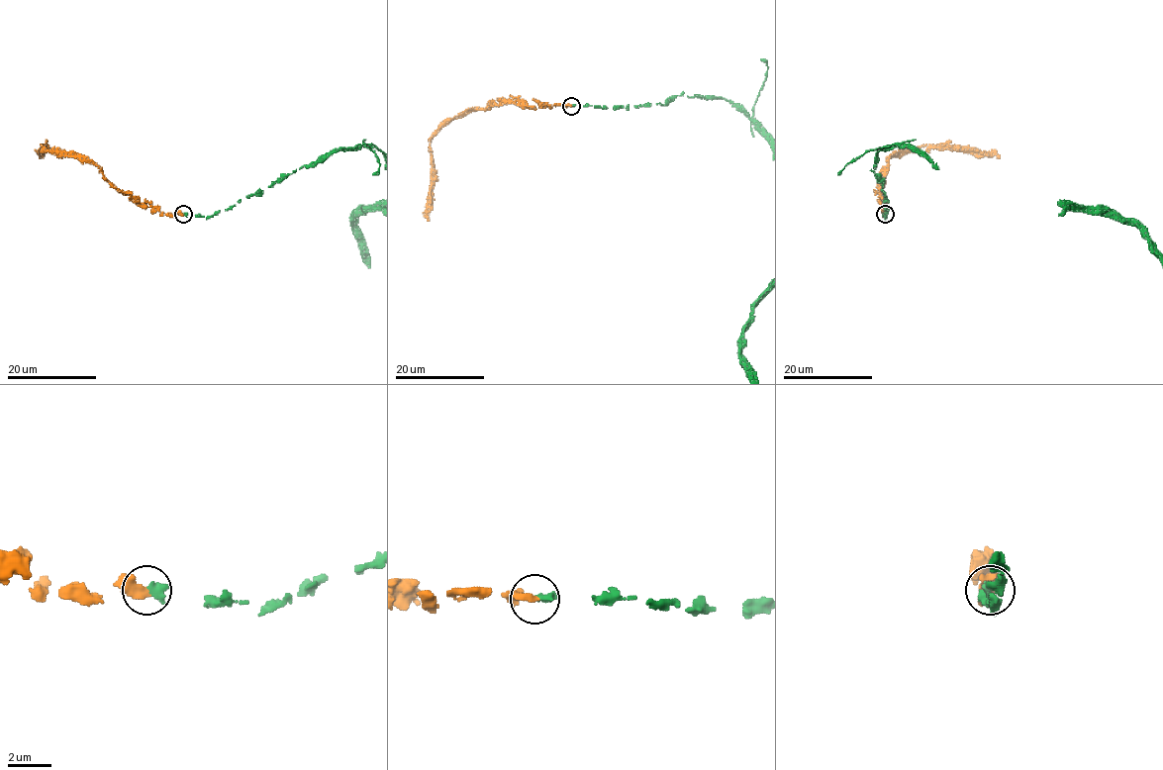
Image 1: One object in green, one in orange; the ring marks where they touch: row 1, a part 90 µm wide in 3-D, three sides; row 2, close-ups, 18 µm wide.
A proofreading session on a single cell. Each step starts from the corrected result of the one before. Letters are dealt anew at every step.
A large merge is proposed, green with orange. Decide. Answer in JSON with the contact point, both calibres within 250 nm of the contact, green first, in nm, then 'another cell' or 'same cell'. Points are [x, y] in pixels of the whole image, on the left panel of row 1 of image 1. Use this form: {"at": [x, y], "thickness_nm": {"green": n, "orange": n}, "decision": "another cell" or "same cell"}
{"at": [183, 214], "thickness_nm": {"green": 360, "orange": 440}, "decision": "same cell"}

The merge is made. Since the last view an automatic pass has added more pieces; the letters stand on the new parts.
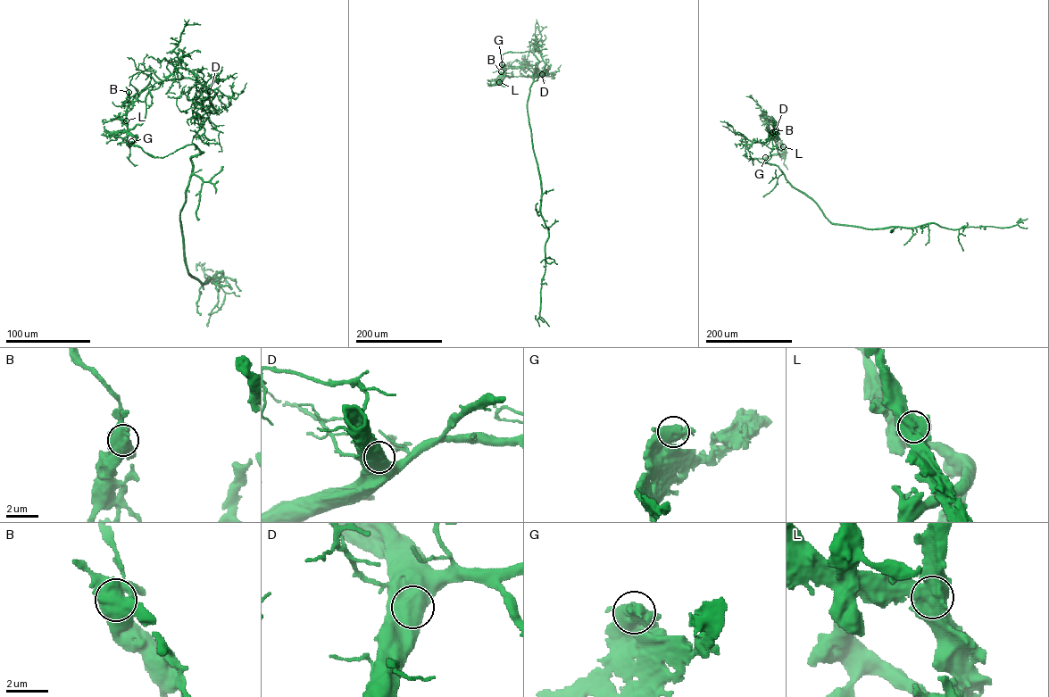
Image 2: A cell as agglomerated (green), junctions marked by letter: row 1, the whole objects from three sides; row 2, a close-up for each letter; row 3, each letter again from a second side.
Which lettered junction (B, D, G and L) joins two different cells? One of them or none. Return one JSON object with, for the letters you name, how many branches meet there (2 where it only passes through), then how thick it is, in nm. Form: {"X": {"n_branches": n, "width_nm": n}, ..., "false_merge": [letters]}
{"B": {"n_branches": 5, "width_nm": 750}, "false_merge": ["B"]}

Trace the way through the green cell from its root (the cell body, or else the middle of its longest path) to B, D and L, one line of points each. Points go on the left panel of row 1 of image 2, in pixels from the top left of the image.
B: (222, 271), (202, 283), (186, 262), (180, 212), (203, 153), (129, 145), (129, 92)
D: (222, 271), (202, 283), (186, 262), (180, 212), (203, 153), (154, 157), (127, 133), (164, 80), (210, 91)
L: (222, 271), (202, 283), (186, 262), (180, 212), (203, 153), (154, 157), (129, 145), (126, 120)

